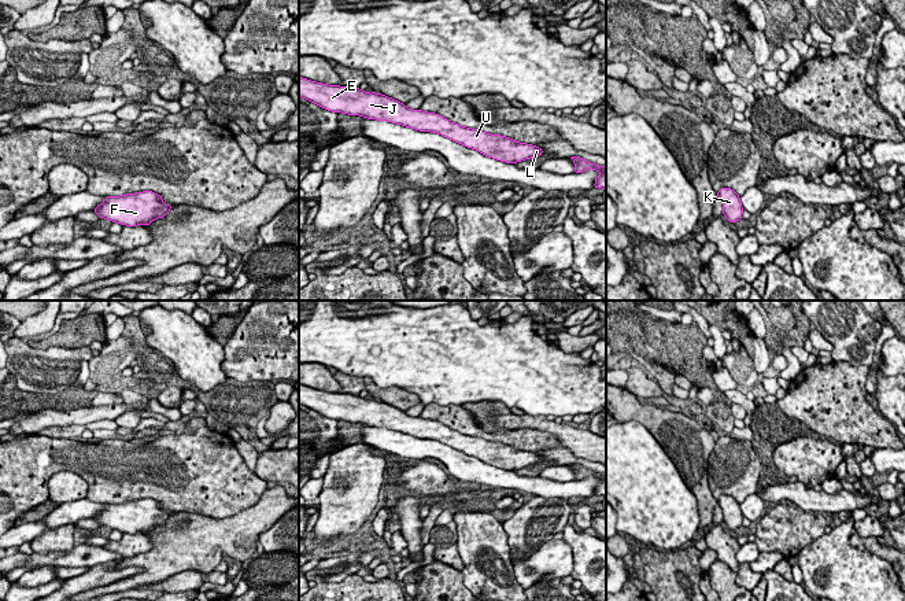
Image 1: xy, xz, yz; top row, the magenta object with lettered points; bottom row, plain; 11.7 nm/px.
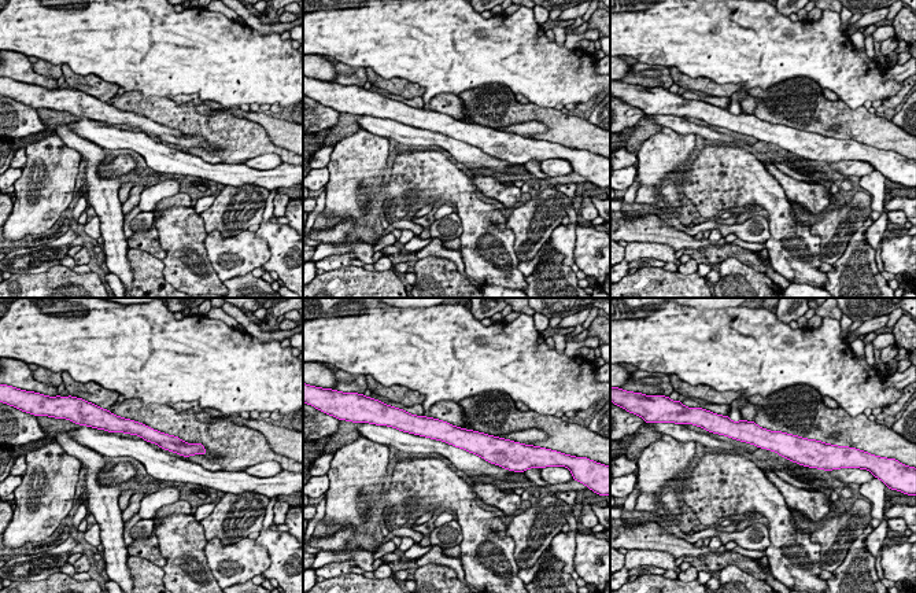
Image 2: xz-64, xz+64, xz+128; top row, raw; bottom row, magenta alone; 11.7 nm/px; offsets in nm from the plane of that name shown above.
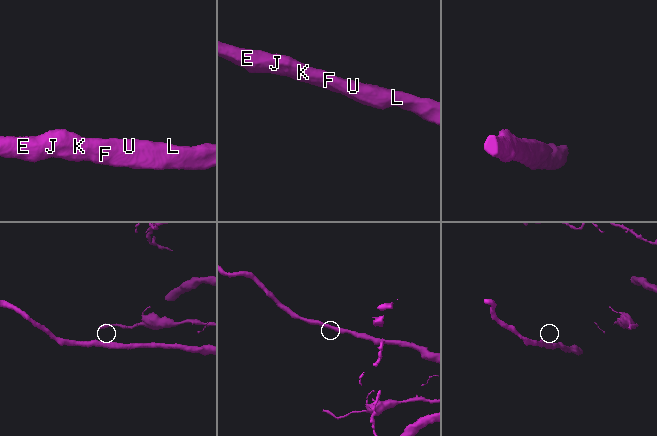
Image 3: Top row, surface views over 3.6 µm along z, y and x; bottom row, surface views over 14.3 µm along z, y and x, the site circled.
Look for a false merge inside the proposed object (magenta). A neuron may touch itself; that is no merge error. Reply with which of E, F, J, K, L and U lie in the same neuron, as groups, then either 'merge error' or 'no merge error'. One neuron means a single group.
groups E F J K L U; no merge error

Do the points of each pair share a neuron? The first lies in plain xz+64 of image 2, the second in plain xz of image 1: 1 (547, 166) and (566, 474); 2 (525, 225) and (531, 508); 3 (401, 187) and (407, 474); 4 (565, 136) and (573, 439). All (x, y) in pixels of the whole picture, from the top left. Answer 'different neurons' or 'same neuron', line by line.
1: same neuron
2: same neuron
3: same neuron
4: same neuron

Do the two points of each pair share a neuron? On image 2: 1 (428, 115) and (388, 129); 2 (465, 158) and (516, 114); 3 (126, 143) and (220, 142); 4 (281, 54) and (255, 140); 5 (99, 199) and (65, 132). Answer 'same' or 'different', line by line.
1: same
2: different
3: different
4: different
5: same

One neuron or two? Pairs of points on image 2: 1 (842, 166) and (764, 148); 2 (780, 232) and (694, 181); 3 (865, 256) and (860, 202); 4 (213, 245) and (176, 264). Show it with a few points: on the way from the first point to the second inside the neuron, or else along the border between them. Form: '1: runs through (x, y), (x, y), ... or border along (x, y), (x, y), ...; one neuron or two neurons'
1: border along (860, 159), (839, 159), (827, 164); two neurons
2: runs through (774, 206), (748, 181), (720, 181); one neuron
3: border along (868, 217), (844, 251); two neurons
4: border along (206, 234), (206, 257), (220, 277); two neurons

